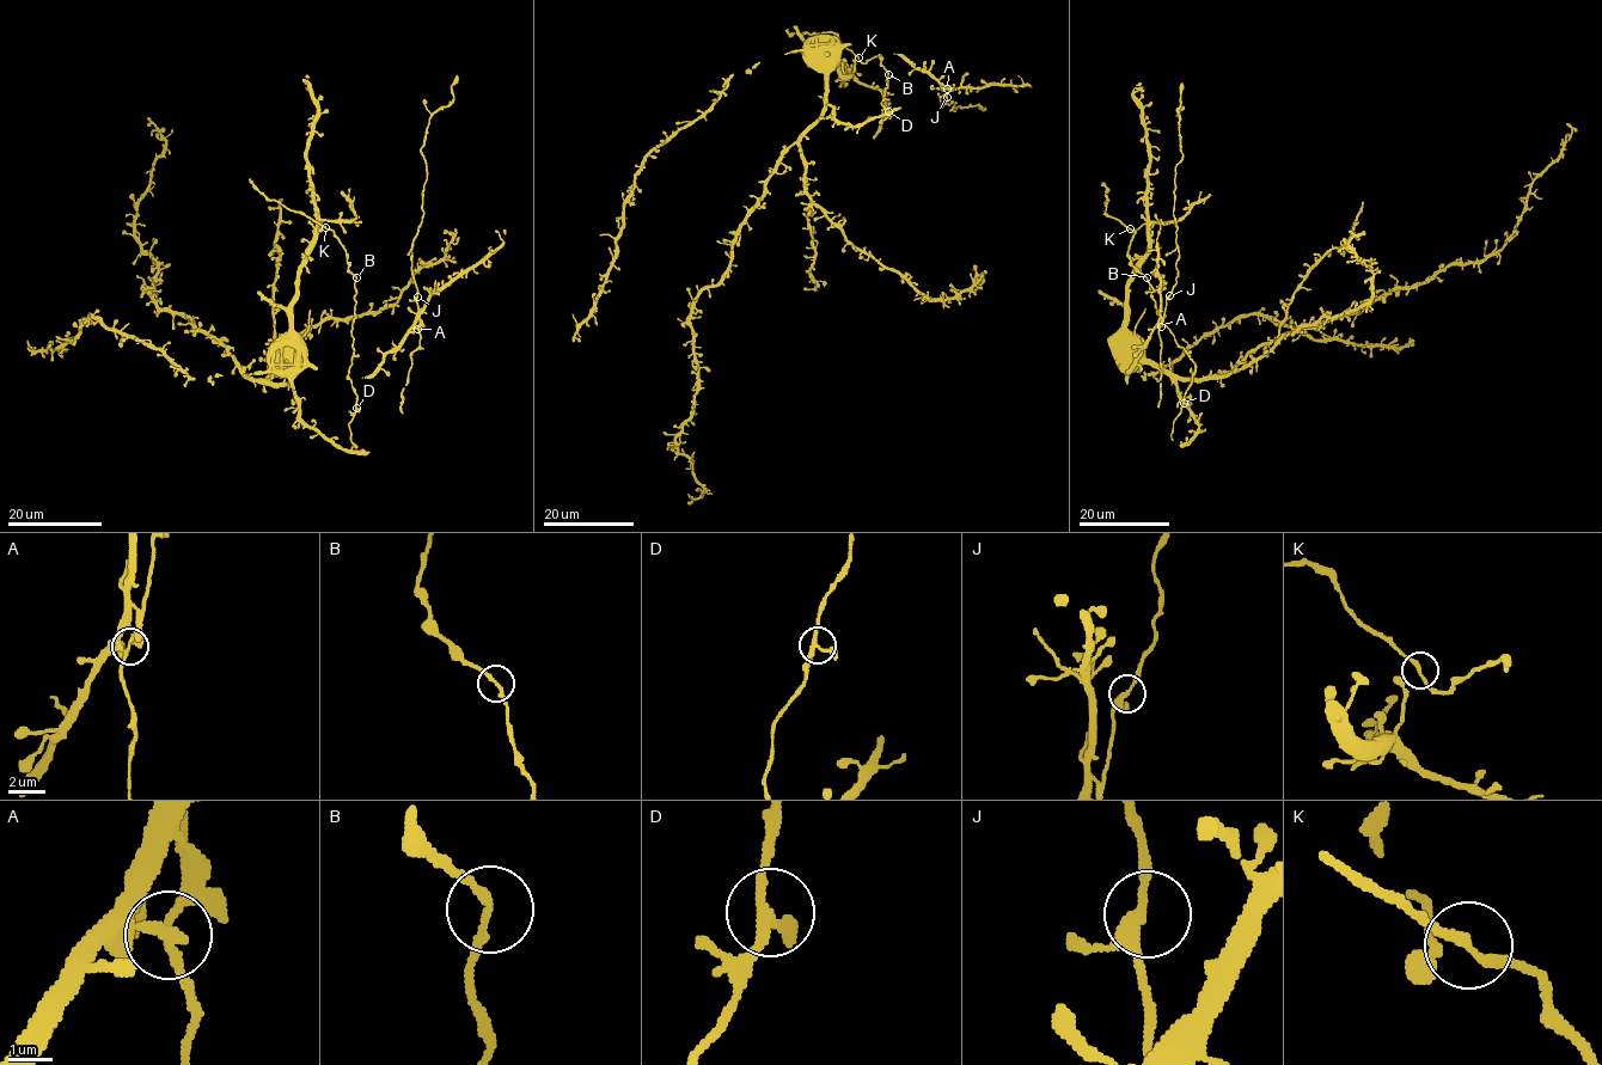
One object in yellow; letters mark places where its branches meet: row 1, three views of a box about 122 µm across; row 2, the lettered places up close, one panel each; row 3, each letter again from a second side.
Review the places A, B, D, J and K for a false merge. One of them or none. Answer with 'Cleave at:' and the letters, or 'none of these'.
Cleave at: none of these

